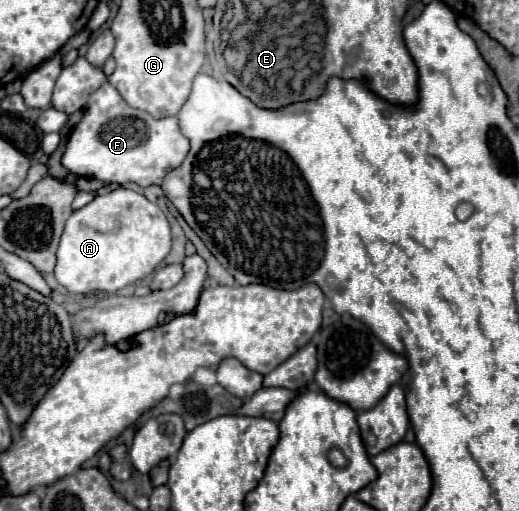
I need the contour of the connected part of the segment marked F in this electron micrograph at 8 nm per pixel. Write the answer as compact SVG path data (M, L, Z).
M103 82L103 86L95 90L95 94L91 94L81 122L73 128L71 136L67 138L61 164L77 176L97 178L101 182L115 182L115 184L135 182L139 186L151 186L151 184L161 184L163 178L185 160L187 152L189 152L189 142L181 134L177 118L155 120L151 118L151 114L131 108L109 82Z

